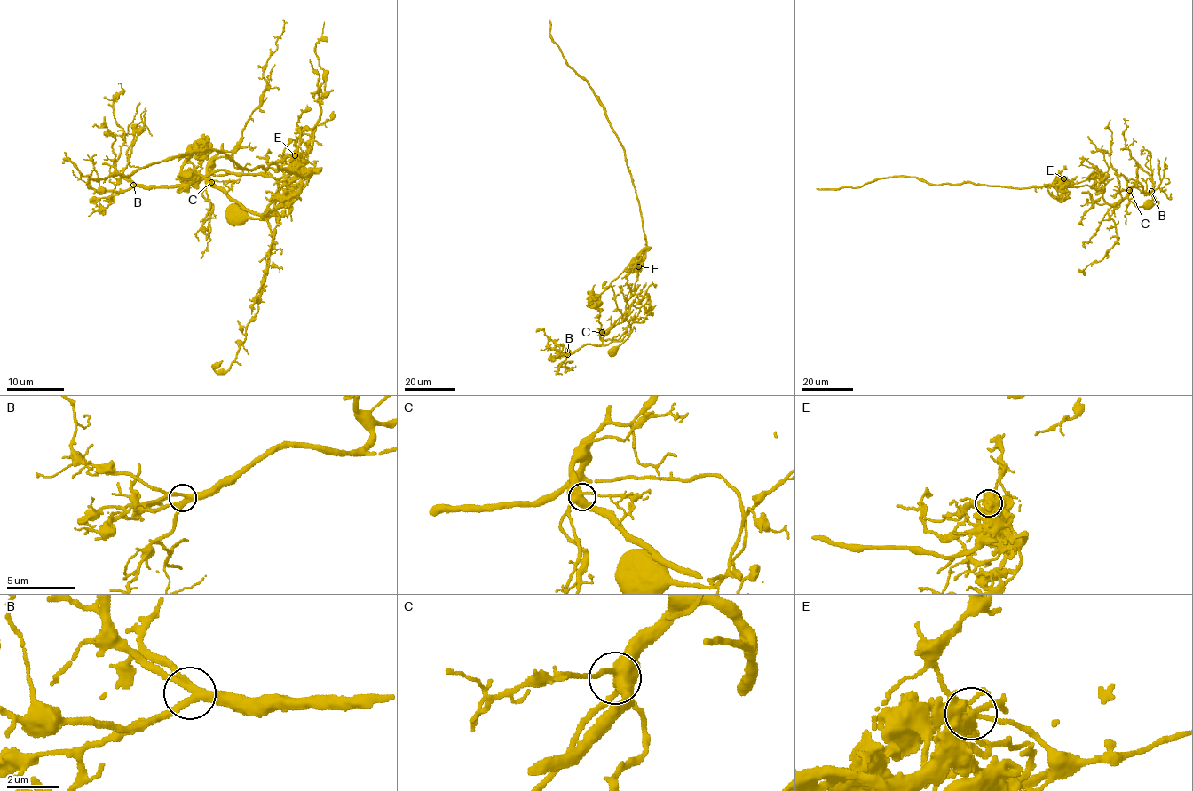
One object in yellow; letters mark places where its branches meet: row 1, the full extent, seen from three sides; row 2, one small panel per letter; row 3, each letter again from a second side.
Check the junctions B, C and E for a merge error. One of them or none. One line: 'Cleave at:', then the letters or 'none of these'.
Cleave at: E

